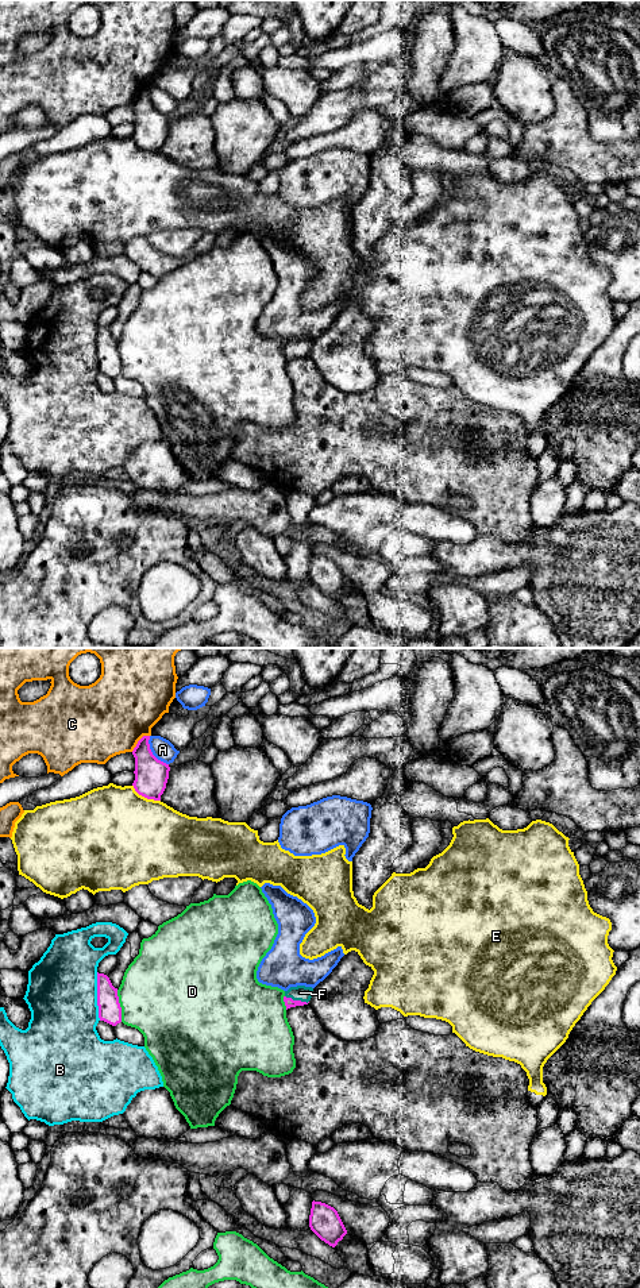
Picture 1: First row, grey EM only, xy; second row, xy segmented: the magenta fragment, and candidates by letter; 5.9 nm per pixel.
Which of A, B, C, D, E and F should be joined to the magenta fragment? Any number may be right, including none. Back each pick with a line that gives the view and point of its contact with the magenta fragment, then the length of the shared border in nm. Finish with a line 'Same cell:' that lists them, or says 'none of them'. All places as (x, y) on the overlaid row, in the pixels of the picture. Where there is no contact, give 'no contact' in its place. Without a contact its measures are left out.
F: contact xy (297, 1001); length 150 nm
Same cell: F

